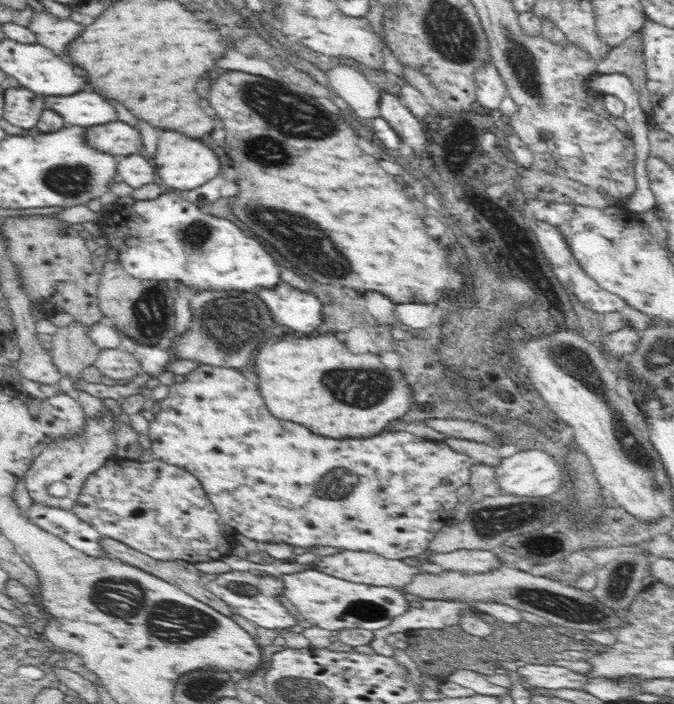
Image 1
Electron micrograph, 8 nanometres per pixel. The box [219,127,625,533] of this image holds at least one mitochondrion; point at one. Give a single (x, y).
(300, 241)

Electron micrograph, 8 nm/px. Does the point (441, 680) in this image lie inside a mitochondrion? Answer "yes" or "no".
no

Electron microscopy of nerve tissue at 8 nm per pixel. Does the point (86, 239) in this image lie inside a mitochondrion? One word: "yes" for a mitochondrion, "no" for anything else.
no

